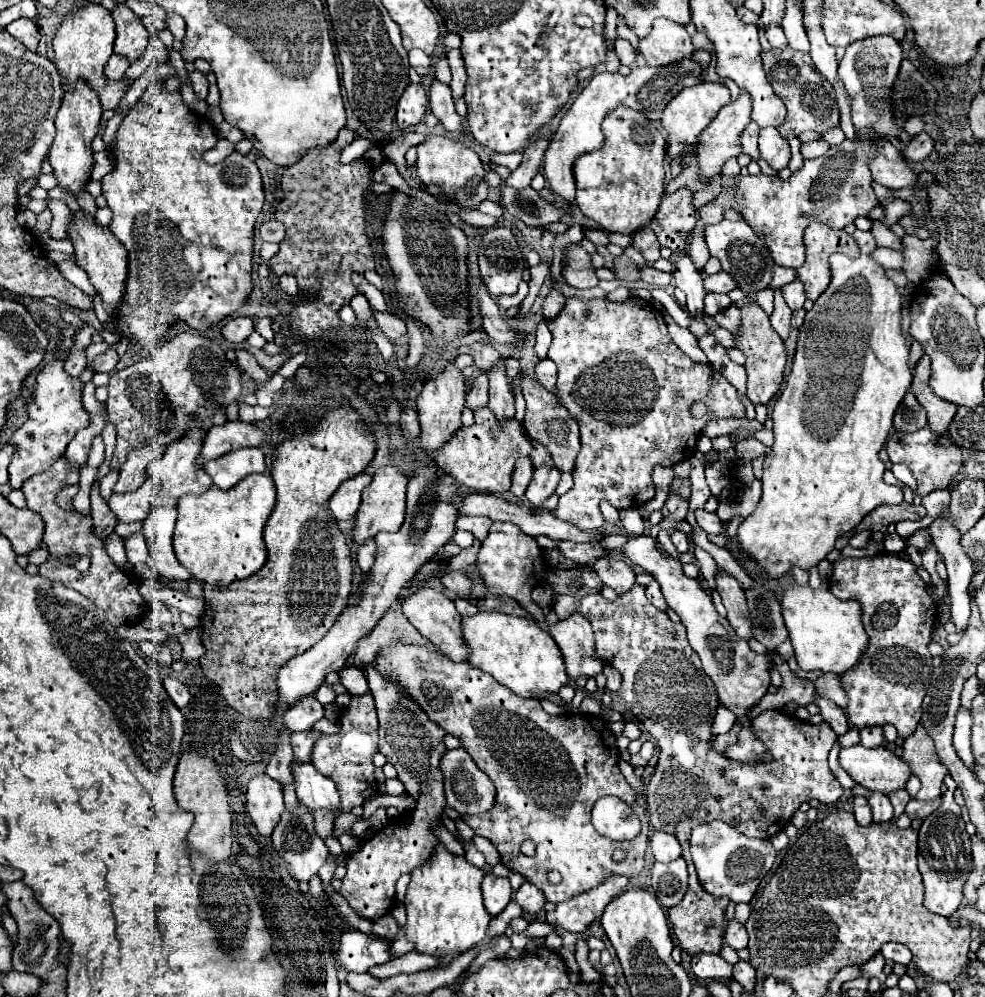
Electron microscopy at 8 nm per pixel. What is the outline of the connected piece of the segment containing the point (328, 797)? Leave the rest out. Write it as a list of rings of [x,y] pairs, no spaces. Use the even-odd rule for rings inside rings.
[[[311,763],[293,765],[295,791],[301,803],[305,803],[311,811],[337,811],[341,807],[339,791],[331,779],[323,777]]]

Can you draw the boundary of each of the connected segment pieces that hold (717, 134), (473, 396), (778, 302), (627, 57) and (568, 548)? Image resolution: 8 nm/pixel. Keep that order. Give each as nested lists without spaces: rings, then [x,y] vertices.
[[[741,93],[741,97],[729,107],[723,107],[713,119],[711,127],[703,131],[697,145],[697,165],[699,177],[707,183],[711,177],[721,175],[721,169],[729,157],[741,153],[741,133],[751,121],[751,101]]]
[[[479,373],[473,381],[473,387],[467,393],[467,407],[471,411],[477,411],[481,407],[487,407],[487,401],[489,401],[489,379],[483,373]]]
[[[775,289],[775,311],[773,311],[773,315],[769,319],[771,319],[773,329],[781,335],[781,339],[787,339],[789,337],[789,329],[791,329],[791,325],[789,325],[791,309],[789,309],[789,305],[783,299],[781,289]]]
[[[617,39],[615,41],[615,53],[617,53],[621,65],[633,65],[635,63],[635,51],[633,51],[633,47],[631,47],[629,41]]]
[[[559,541],[559,551],[567,557],[567,559],[573,559],[573,561],[579,561],[579,563],[593,563],[601,557],[607,555],[605,547],[599,543],[571,543],[571,541]]]

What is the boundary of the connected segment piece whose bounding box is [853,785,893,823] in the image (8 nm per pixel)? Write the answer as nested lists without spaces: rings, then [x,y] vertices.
[[[853,787],[853,795],[863,795],[873,809],[873,823],[887,823],[893,819],[893,807],[887,795],[871,795],[871,791],[863,791],[863,787]]]

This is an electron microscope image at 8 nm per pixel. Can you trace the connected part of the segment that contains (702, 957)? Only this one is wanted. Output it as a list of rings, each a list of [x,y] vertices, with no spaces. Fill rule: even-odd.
[[[699,953],[691,959],[691,969],[693,969],[693,975],[701,981],[725,981],[725,979],[731,979],[733,965],[723,961],[721,955]]]

